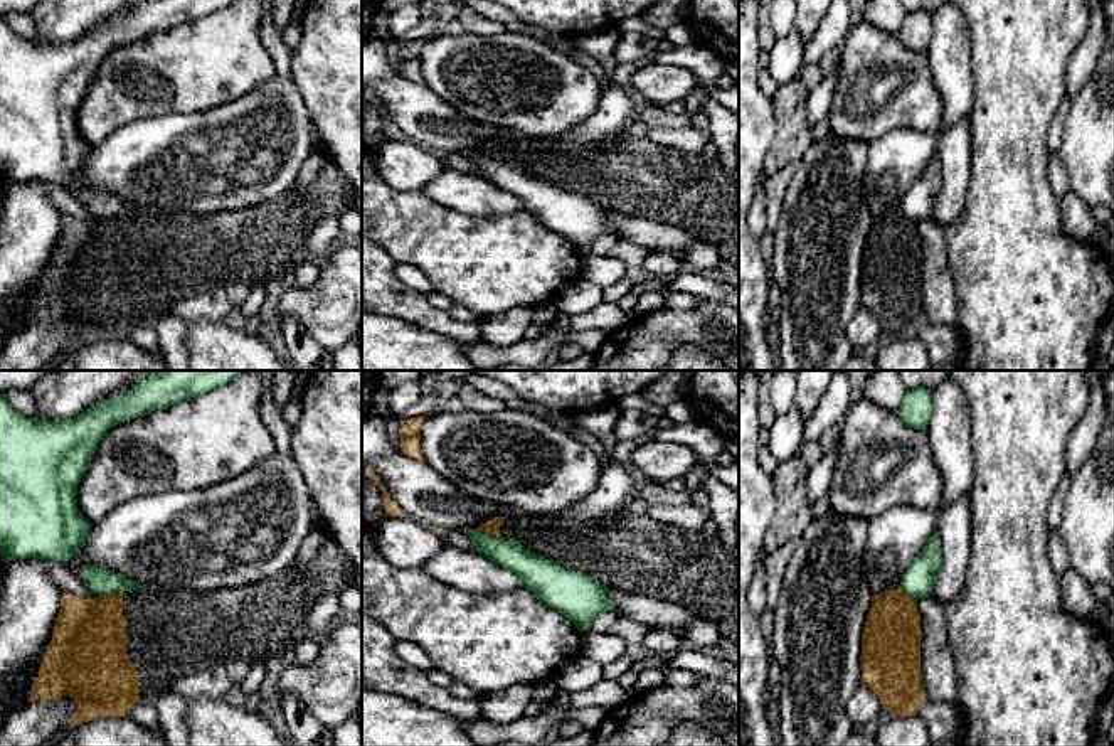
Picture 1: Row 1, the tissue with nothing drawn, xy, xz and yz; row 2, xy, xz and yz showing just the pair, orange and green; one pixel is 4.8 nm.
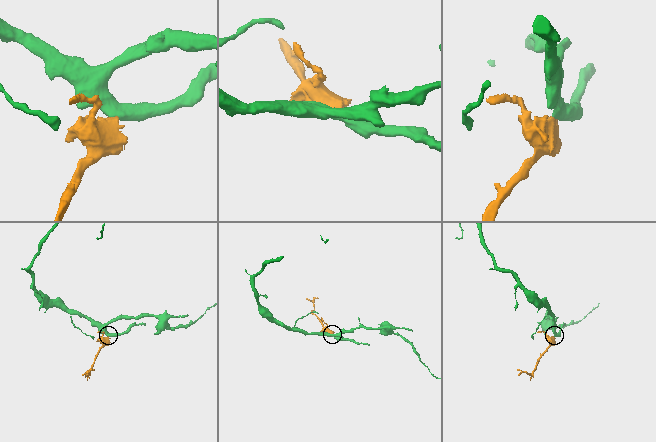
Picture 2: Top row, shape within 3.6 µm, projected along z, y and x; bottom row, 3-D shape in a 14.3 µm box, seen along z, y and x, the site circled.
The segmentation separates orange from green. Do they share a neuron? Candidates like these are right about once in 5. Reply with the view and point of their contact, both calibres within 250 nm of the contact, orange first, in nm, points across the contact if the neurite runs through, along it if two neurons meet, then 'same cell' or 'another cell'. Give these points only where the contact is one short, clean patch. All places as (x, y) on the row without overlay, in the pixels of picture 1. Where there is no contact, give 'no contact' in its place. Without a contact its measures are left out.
meets orange in xz at (483, 154); 70 nm thick on the orange side, 150 nm on the other; border along xz (468, 155), (480, 154), (498, 159); another cell

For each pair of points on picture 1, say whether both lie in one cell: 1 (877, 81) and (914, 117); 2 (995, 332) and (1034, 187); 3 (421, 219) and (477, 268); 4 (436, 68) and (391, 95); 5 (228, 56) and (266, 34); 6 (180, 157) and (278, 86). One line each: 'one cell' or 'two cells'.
1: one cell
2: one cell
3: one cell
4: two cells
5: two cells
6: one cell

